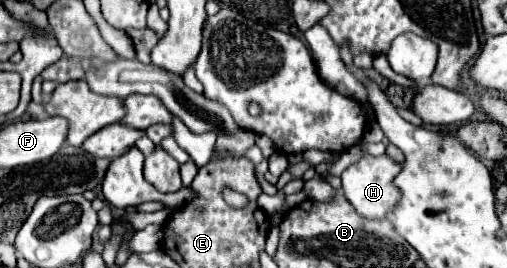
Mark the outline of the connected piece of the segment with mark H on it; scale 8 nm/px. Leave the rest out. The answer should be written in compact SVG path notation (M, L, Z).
M386 153L378 155L378 157L366 155L342 173L342 191L344 191L346 199L354 205L358 215L362 215L366 219L384 219L394 209L394 205L398 205L398 201L402 199L402 191L394 185L394 177L400 171L402 171L402 163L388 157Z

